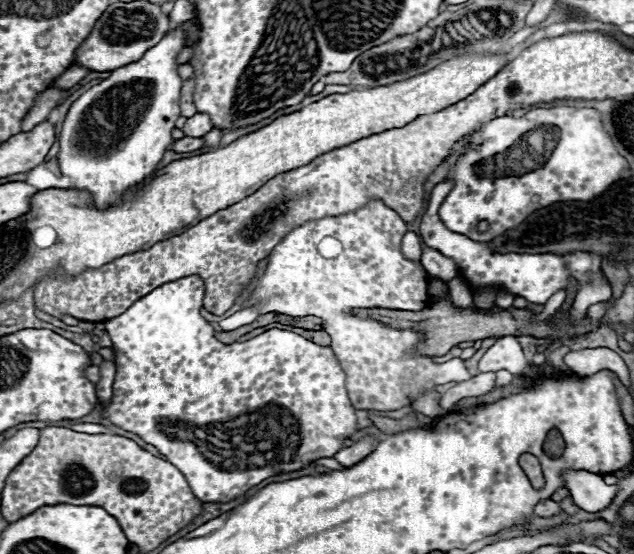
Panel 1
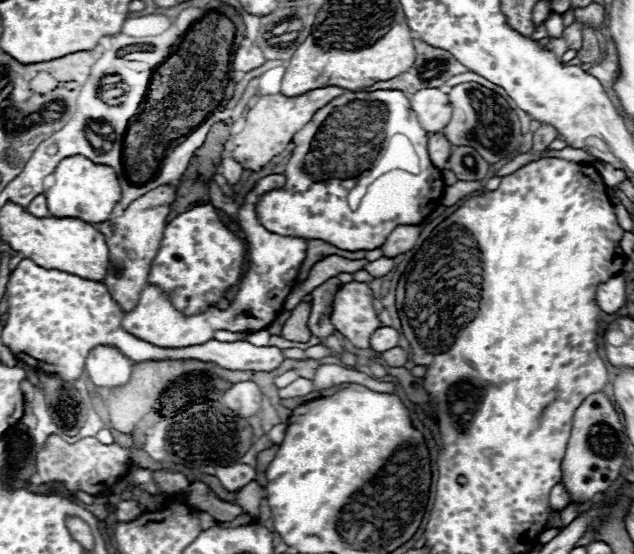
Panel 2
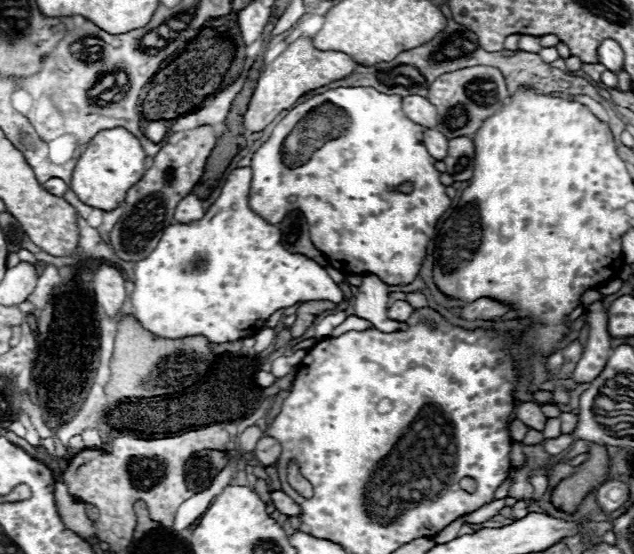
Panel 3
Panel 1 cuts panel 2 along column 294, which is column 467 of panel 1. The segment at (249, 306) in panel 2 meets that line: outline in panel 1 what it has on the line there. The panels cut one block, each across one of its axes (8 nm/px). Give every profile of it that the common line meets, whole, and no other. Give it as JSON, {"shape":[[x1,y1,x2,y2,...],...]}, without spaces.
{"shape":[[440,182,440,184,434,186,430,200,428,200,428,208,426,208,422,222,420,222,420,238,430,248,444,252,444,256,452,256,452,260,456,260,458,270,464,274,466,282,472,284,474,288,486,288,484,284,502,284,498,288,506,288,512,294,522,296,532,304,546,304,548,298,554,292,566,288,570,276,576,278,578,282,584,282,584,280,588,280,588,272,600,270,600,256,590,254,590,252,574,252,574,254,568,254,568,256,514,254,514,252,494,254,484,242,474,242,474,240,470,240,462,234,454,234,438,218,438,208,444,202,450,188,452,188,452,182]]}

